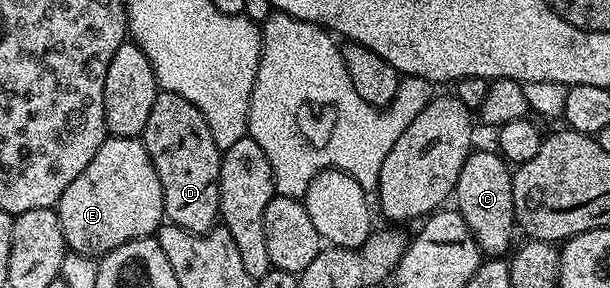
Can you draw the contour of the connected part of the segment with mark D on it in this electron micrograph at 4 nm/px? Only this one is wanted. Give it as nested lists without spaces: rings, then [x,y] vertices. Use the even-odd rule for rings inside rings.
[[[156,92],[153,111],[141,138],[145,151],[161,179],[166,220],[191,233],[216,228],[219,216],[219,163],[221,151],[213,143],[211,129],[193,103],[176,93]]]

